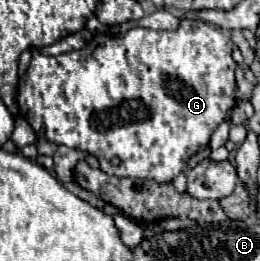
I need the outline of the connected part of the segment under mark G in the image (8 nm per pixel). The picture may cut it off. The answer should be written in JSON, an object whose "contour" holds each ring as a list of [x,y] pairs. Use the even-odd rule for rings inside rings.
{"contour":[[[183,19],[183,23],[179,25],[177,31],[155,31],[155,29],[147,29],[147,27],[133,27],[129,29],[125,35],[95,35],[83,49],[79,51],[69,51],[69,53],[61,53],[61,55],[43,55],[37,47],[31,47],[31,61],[29,67],[23,75],[23,83],[19,83],[19,91],[17,91],[17,103],[19,103],[19,113],[21,117],[35,129],[37,137],[43,137],[47,141],[53,141],[57,145],[67,145],[71,149],[77,151],[87,151],[91,155],[95,155],[101,163],[101,169],[107,175],[119,175],[119,177],[137,177],[137,179],[159,179],[159,183],[165,183],[167,179],[173,179],[177,173],[183,171],[183,167],[187,165],[189,157],[195,155],[197,151],[205,149],[209,143],[211,133],[217,129],[219,123],[227,121],[233,107],[237,105],[235,99],[235,67],[237,63],[231,57],[233,53],[233,41],[223,35],[217,27],[203,23],[201,19]],[[111,157],[117,157],[121,163],[119,165],[111,165]]]}

